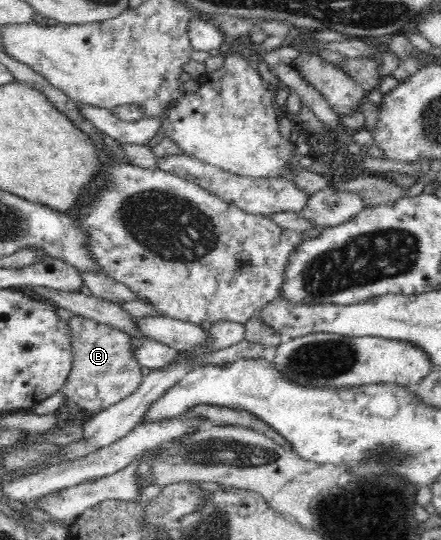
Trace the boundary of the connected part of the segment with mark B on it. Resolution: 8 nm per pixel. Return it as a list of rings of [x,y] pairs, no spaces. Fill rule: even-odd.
[[[75,315],[66,320],[73,344],[73,368],[62,388],[67,400],[88,412],[99,413],[132,395],[142,382],[142,365],[133,352],[127,332],[96,320]]]

